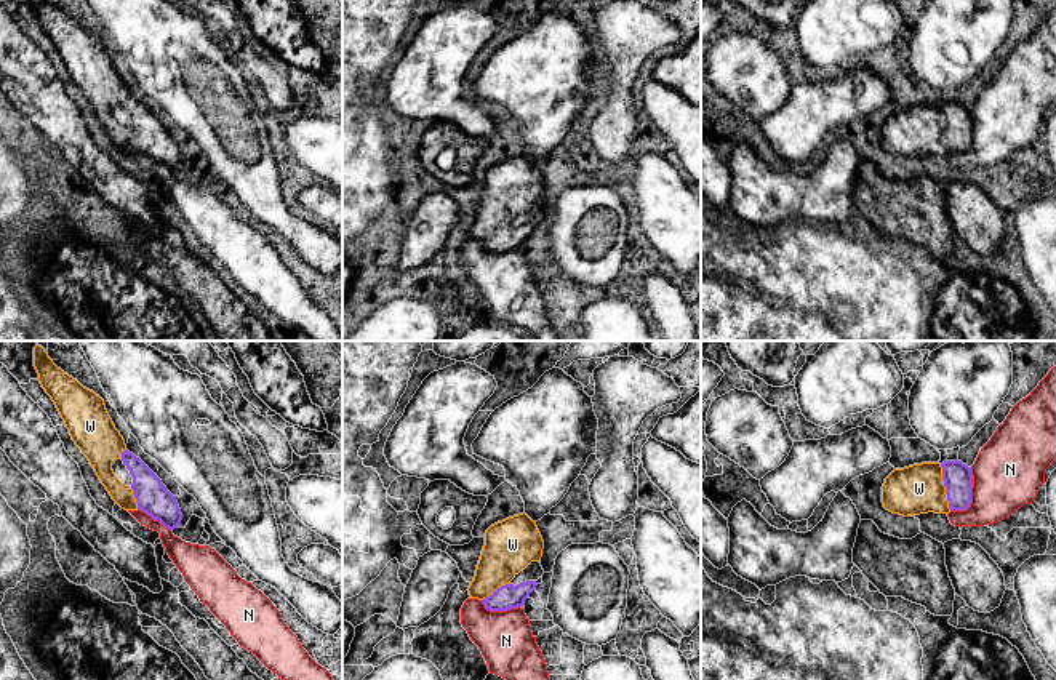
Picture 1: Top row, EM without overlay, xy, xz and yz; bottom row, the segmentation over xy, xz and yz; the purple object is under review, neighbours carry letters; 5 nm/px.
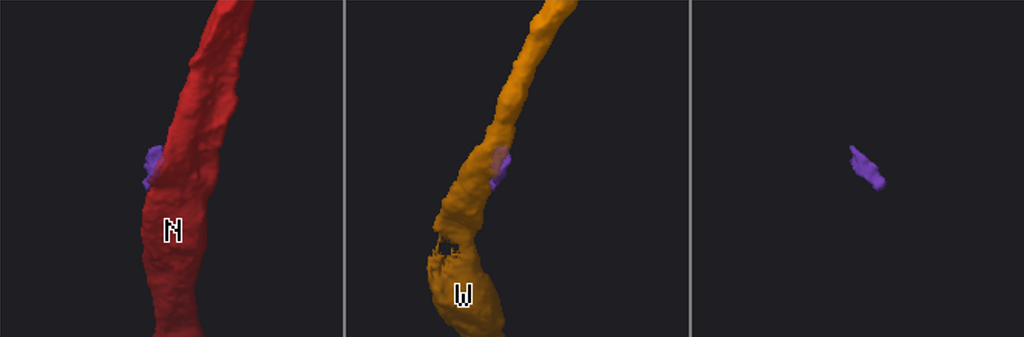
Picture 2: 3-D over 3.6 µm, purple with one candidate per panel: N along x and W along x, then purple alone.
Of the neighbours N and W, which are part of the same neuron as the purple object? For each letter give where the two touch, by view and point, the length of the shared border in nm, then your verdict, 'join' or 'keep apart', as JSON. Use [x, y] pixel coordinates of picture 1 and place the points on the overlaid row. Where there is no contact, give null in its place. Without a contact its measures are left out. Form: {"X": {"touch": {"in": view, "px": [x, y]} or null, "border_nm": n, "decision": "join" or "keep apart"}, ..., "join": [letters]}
{"N": {"touch": {"in": "yz", "px": [970, 496]}, "border_nm": 240, "decision": "keep apart"}, "W": {"touch": {"in": "yz", "px": [944, 485]}, "border_nm": 240, "decision": "join"}, "join": ["W"]}

